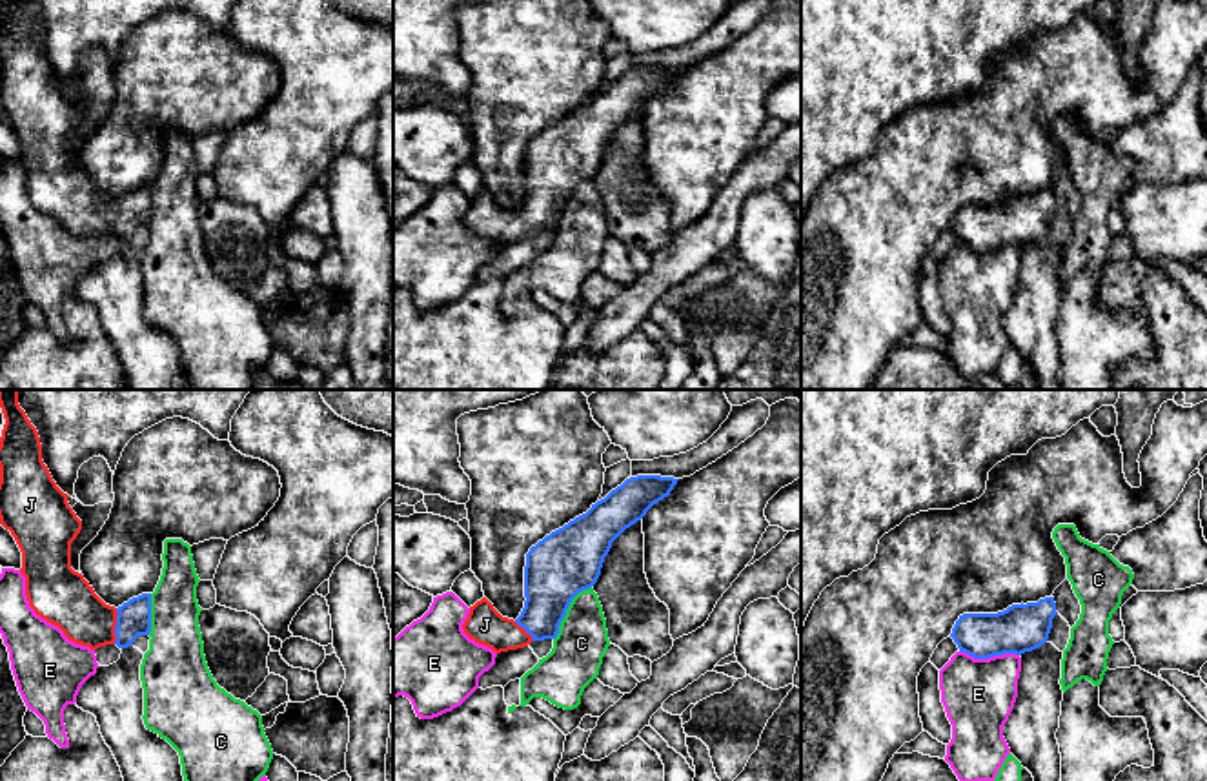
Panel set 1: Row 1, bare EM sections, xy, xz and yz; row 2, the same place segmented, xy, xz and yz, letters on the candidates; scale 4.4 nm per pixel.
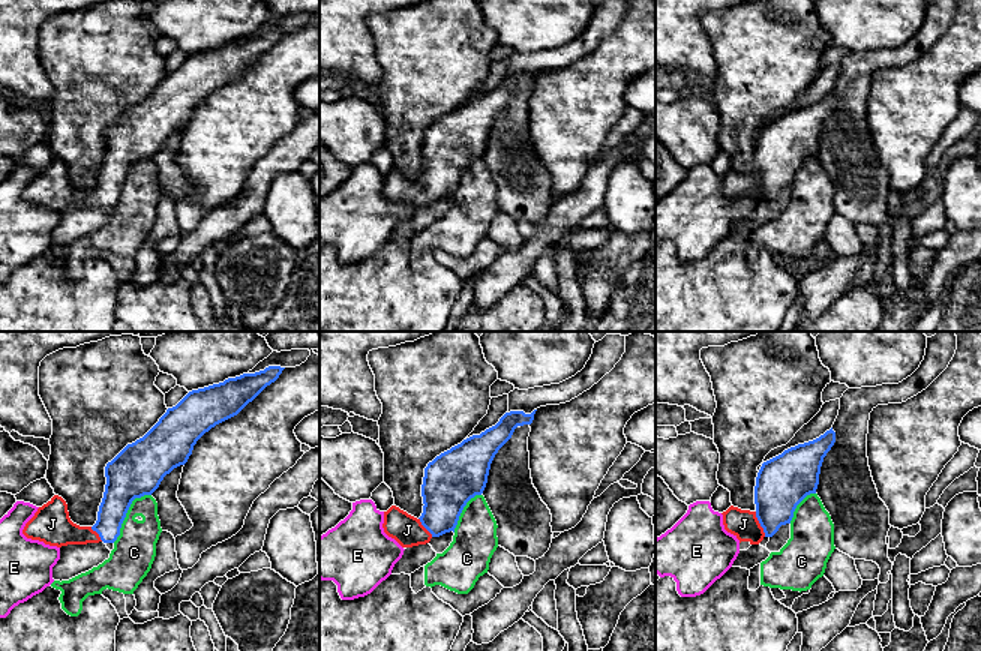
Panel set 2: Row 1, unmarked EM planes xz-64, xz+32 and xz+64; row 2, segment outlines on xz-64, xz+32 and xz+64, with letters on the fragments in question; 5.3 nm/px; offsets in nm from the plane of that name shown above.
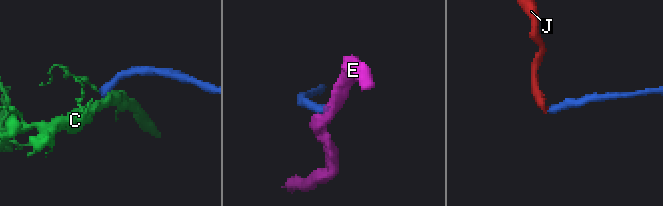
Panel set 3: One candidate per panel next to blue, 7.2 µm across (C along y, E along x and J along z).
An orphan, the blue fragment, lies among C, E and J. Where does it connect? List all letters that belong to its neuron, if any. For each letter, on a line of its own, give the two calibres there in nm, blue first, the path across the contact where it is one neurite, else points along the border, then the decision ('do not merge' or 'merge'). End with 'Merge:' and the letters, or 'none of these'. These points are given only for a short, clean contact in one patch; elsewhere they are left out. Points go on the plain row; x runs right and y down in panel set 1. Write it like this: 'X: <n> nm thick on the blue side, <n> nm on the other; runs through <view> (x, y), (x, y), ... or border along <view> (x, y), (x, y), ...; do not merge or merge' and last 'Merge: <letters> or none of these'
C: 280 nm thick on the blue side, 220 nm on the other; border along xz (590, 179), (572, 192), (554, 232); do not merge
E: 220 nm thick on the blue side, 320 nm on the other; border along yz (960, 243), (974, 250), (1018, 248); do not merge
J: 150 nm thick on the blue side, 240 nm on the other; runs through xy (133, 212), (115, 219), (88, 213), (66, 192); merge
Merge: J

